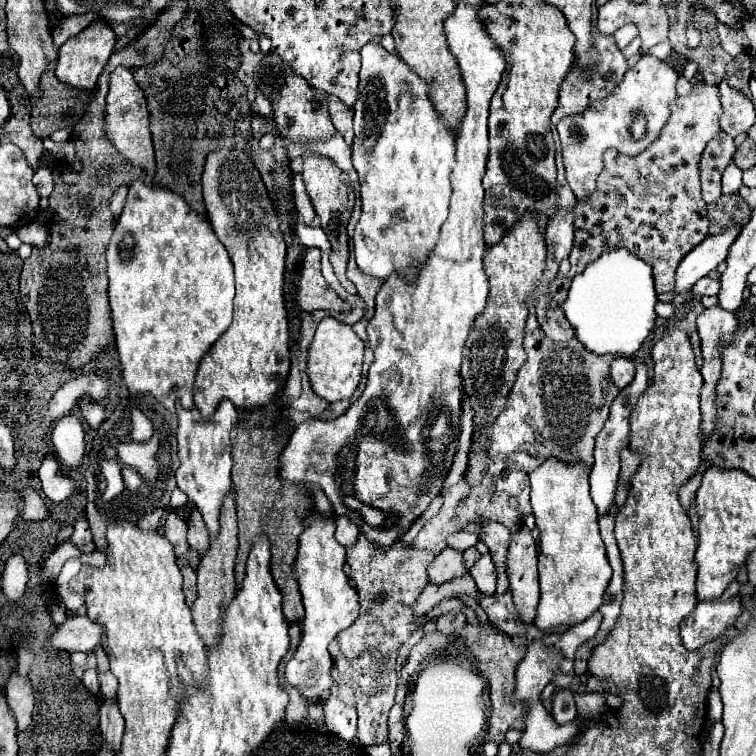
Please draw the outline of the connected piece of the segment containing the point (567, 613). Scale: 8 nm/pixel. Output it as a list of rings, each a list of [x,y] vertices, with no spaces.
[[[547,459],[539,469],[535,469],[531,475],[531,505],[533,505],[533,515],[535,515],[535,521],[537,521],[537,529],[541,531],[541,537],[539,537],[539,583],[541,583],[541,601],[539,601],[539,607],[537,607],[537,617],[535,617],[535,625],[541,629],[541,631],[549,631],[553,627],[571,627],[571,625],[577,625],[585,619],[589,619],[603,603],[603,595],[607,591],[607,585],[609,585],[609,579],[611,579],[611,565],[605,557],[605,549],[603,549],[603,541],[601,541],[601,535],[599,535],[599,525],[597,525],[597,509],[595,509],[595,503],[589,495],[589,469],[583,467],[583,463],[577,463],[577,465],[567,465],[567,463],[561,463],[557,459]]]

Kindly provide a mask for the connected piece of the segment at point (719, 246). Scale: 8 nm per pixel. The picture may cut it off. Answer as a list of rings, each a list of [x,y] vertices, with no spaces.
[[[731,227],[719,235],[709,235],[695,249],[691,249],[691,253],[687,253],[687,257],[677,267],[673,291],[675,293],[689,291],[697,279],[709,275],[719,263],[723,263],[739,231],[741,231],[739,227]]]

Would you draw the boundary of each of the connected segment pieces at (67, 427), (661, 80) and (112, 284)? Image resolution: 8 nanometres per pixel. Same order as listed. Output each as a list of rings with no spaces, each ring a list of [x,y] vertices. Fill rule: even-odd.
[[[75,415],[61,417],[55,423],[55,429],[51,433],[51,441],[63,473],[71,473],[73,469],[77,469],[83,463],[87,443],[85,443],[83,425],[79,423],[79,419]]]
[[[645,53],[639,59],[639,63],[625,73],[623,81],[615,87],[613,95],[595,101],[595,105],[591,105],[581,115],[563,117],[557,123],[567,181],[577,199],[587,199],[595,191],[595,181],[603,171],[603,153],[607,149],[615,149],[623,155],[635,157],[643,153],[659,137],[669,117],[669,105],[671,101],[677,99],[677,93],[675,93],[677,79],[679,79],[679,73],[675,69],[671,69],[665,61]],[[637,115],[641,115],[647,123],[645,137],[641,139],[635,139],[631,131],[631,125]]]
[[[137,179],[129,187],[127,205],[117,221],[105,257],[115,347],[129,393],[149,393],[159,403],[181,401],[183,407],[193,409],[193,381],[197,367],[211,345],[231,325],[235,283],[233,263],[227,251],[215,237],[209,221],[189,209],[181,195],[169,189],[147,187]]]

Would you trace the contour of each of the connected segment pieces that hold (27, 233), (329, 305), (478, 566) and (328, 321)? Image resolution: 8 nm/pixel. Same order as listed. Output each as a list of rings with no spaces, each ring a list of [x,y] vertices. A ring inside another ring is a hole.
[[[35,221],[29,225],[19,227],[19,239],[23,243],[35,245],[35,247],[45,247],[49,239],[49,226],[46,222]]]
[[[311,247],[305,249],[301,263],[301,279],[297,289],[297,305],[301,311],[329,309],[329,311],[347,311],[349,305],[325,283],[321,275],[321,253]]]
[[[491,555],[479,557],[479,561],[471,567],[469,573],[475,579],[475,583],[477,583],[477,587],[479,587],[481,593],[485,593],[485,595],[495,593],[495,587],[497,587],[497,571],[495,571],[495,565],[491,561]]]
[[[325,317],[319,323],[315,337],[313,337],[309,351],[307,351],[307,375],[309,375],[313,391],[319,397],[327,399],[329,403],[349,399],[361,381],[363,351],[365,351],[365,345],[355,335],[351,325],[345,325],[333,317]]]

